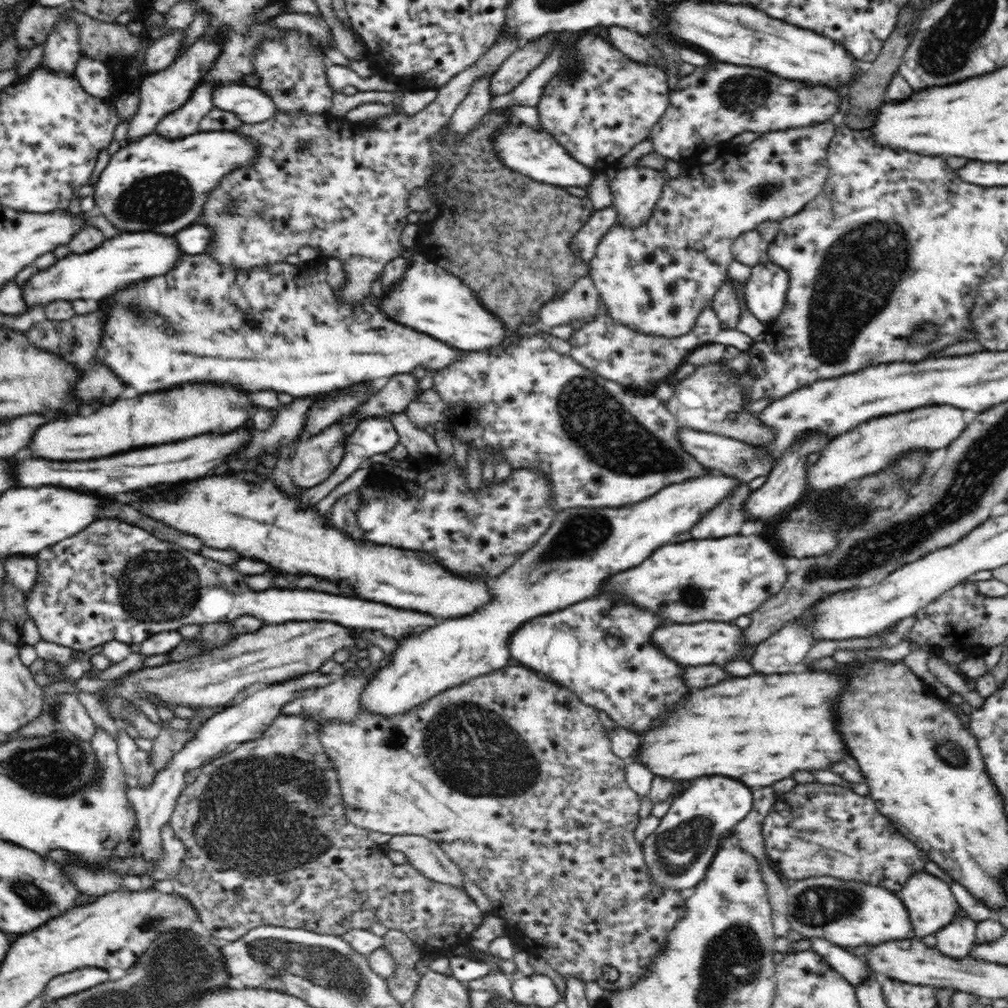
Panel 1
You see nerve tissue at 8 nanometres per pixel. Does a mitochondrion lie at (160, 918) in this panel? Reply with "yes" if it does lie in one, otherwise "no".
yes

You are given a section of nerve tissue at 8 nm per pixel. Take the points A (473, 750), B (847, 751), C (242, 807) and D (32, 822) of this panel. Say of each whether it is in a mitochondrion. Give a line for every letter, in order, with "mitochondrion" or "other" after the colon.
A: mitochondrion
B: other
C: mitochondrion
D: other

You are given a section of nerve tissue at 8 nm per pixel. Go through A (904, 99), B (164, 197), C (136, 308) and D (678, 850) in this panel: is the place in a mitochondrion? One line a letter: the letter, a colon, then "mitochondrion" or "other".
A: other
B: mitochondrion
C: mitochondrion
D: mitochondrion

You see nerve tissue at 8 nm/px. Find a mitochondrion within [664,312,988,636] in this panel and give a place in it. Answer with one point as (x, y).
(695, 598)

